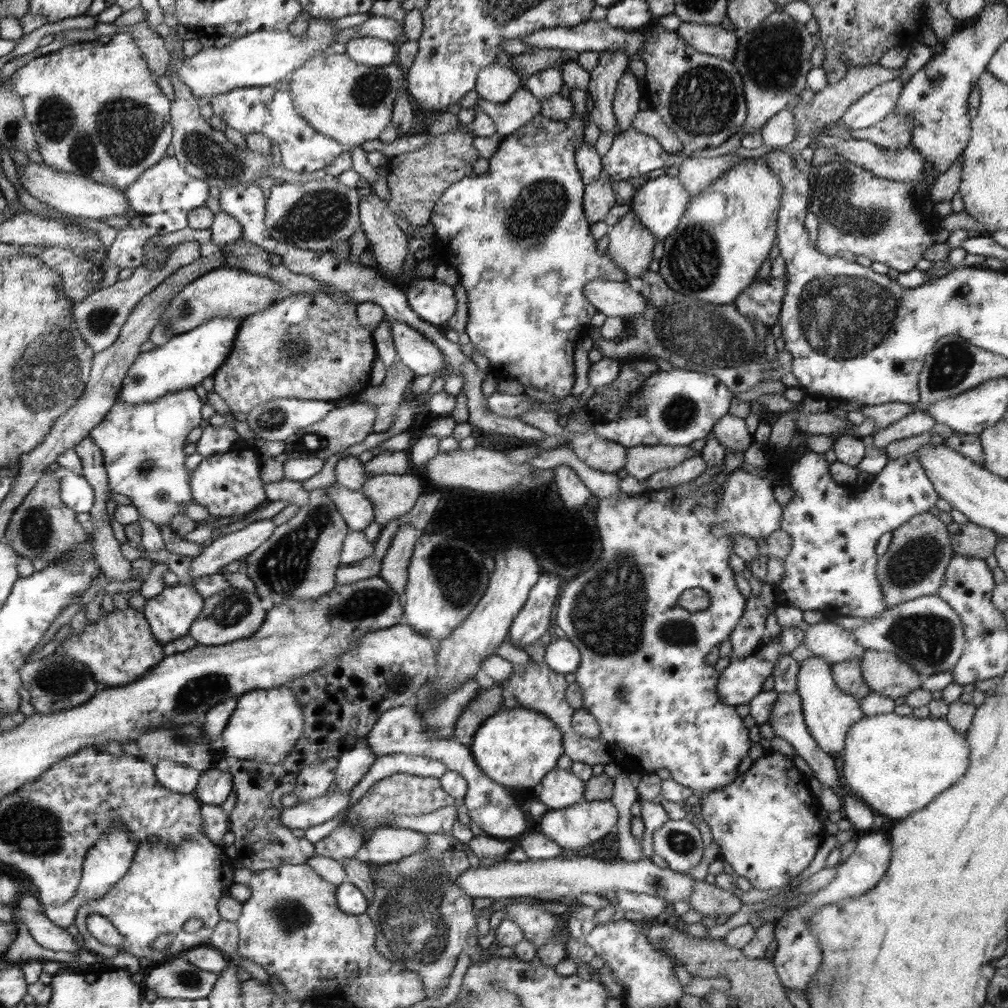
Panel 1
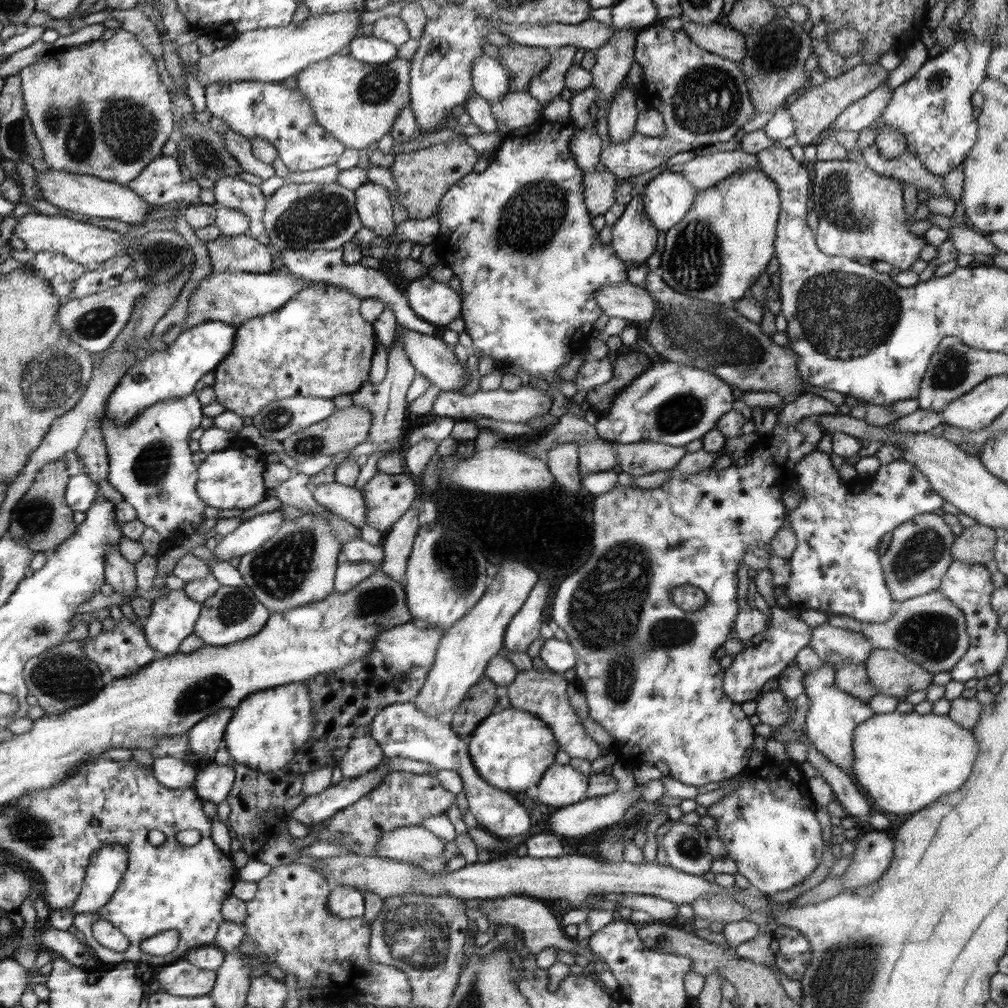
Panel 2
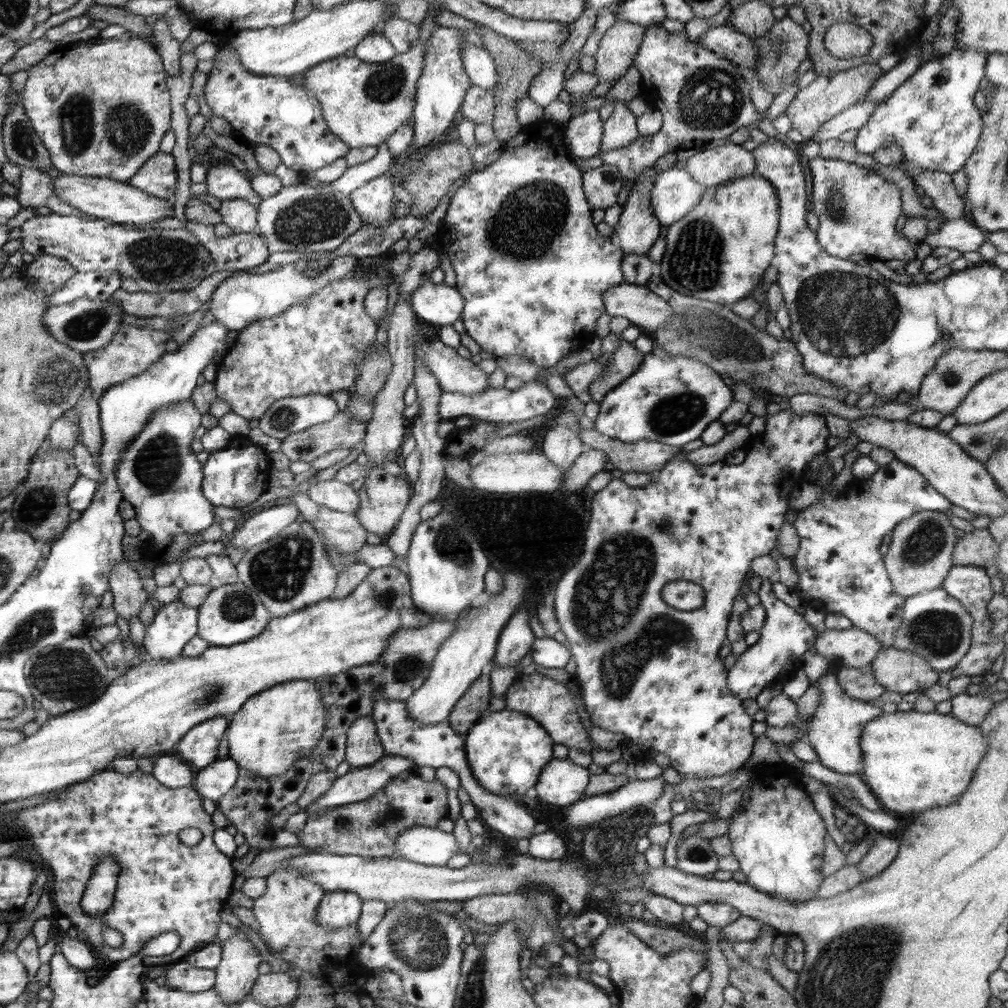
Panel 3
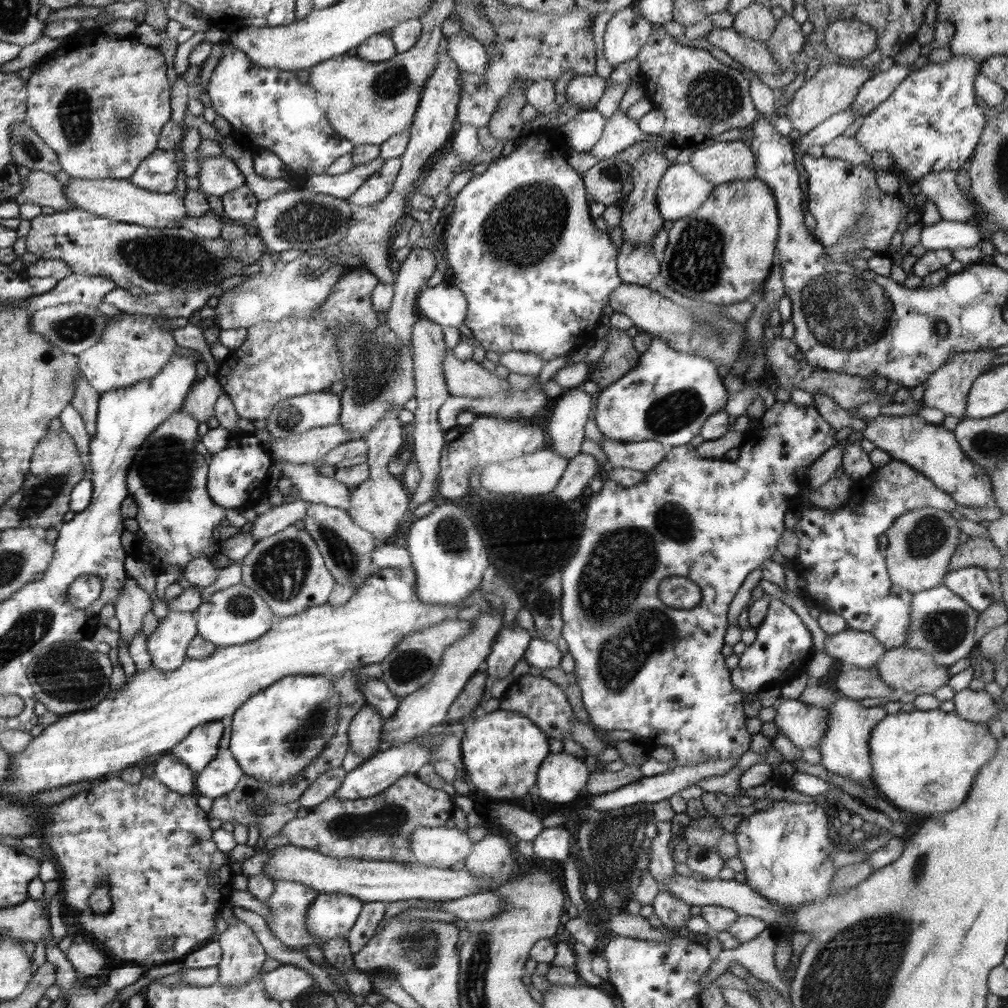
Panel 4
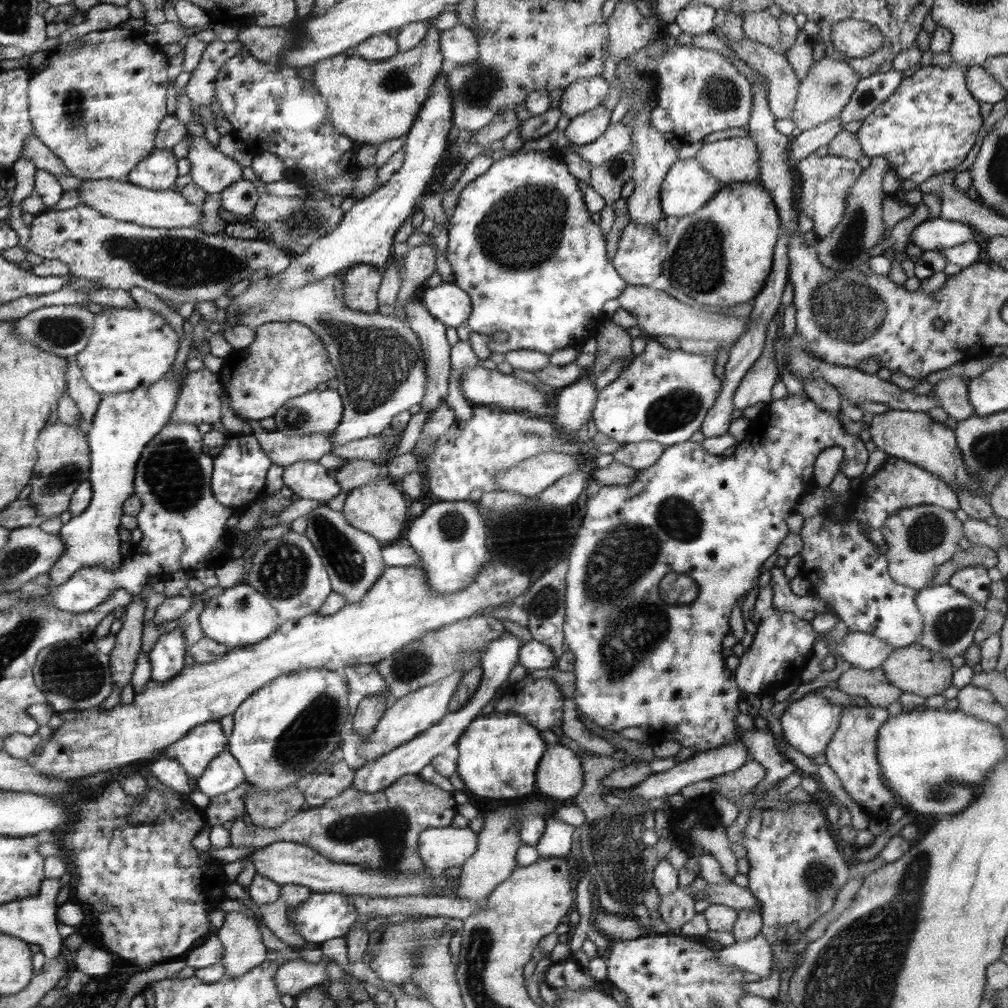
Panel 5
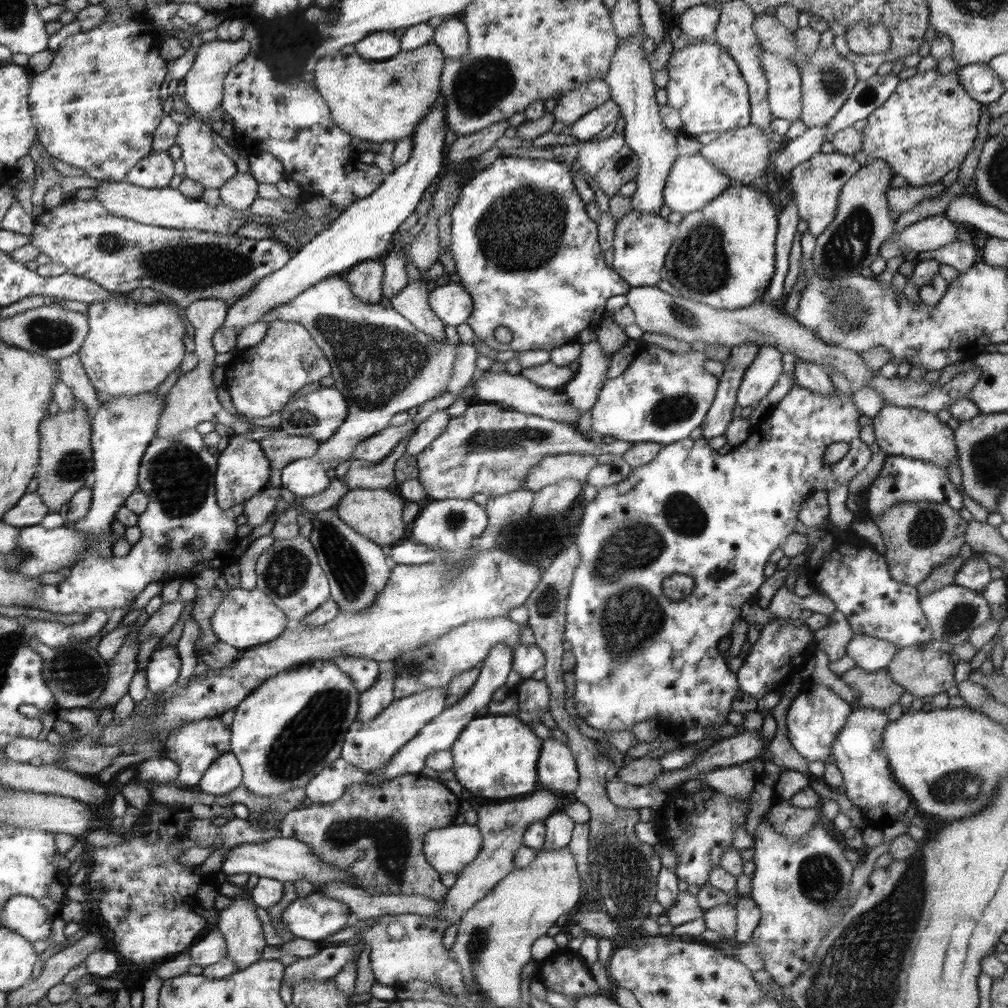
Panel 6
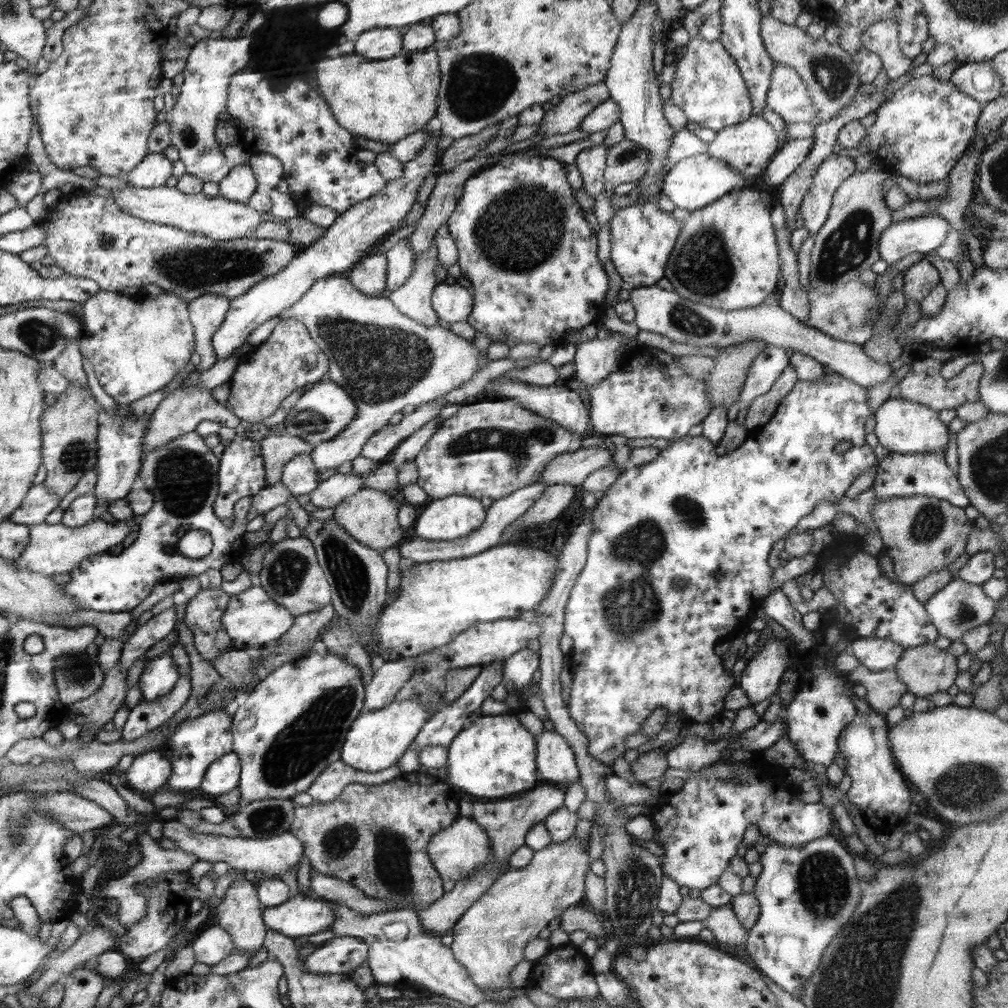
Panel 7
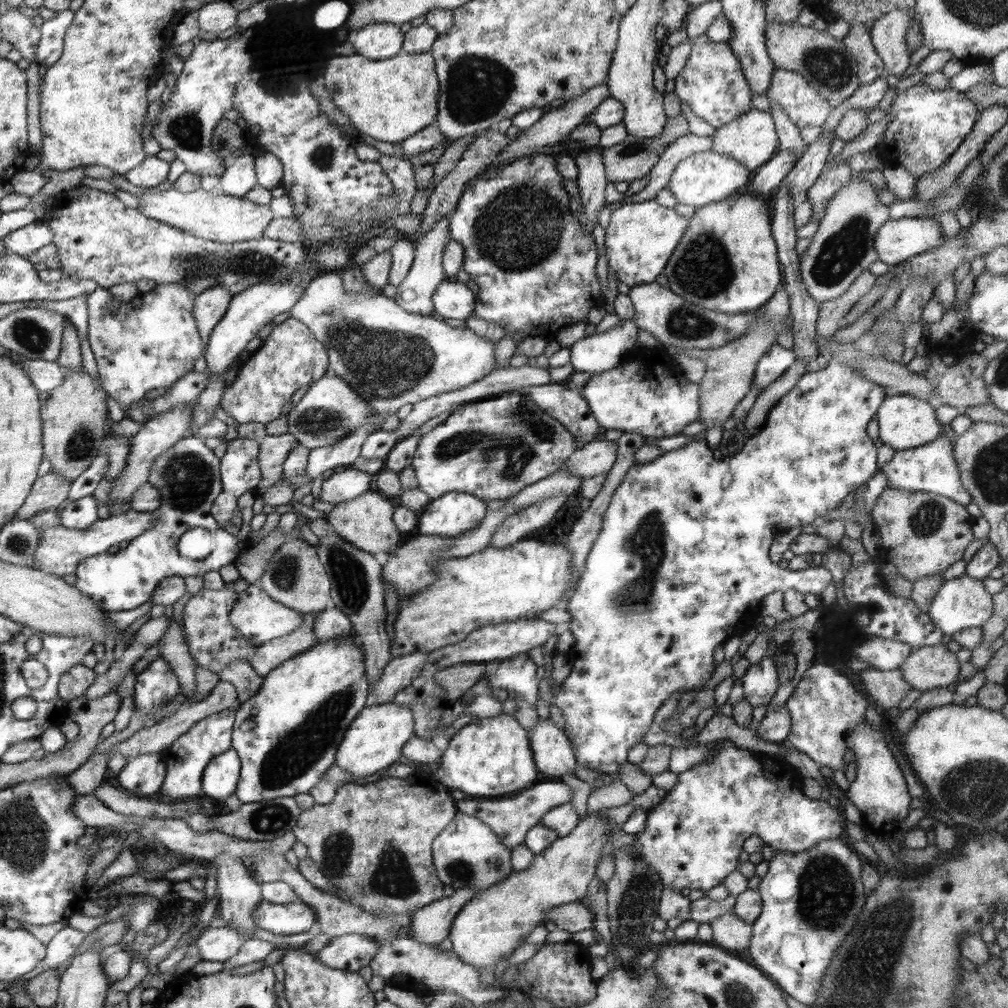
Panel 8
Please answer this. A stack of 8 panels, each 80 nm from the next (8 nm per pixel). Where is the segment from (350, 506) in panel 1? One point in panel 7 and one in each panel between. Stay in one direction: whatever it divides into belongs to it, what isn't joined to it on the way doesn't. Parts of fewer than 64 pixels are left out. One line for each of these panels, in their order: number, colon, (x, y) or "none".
2: (349, 503)
3: (333, 494)
4: (316, 485)
5: (309, 479)
6: (305, 477)
7: (299, 475)

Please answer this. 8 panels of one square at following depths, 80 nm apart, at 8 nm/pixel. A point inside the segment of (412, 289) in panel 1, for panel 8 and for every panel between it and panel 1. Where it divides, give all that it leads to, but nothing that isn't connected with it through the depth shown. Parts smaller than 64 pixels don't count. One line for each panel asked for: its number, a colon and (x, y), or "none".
2: (436, 302)
3: (436, 304)
4: (446, 304)
5: (448, 303)
6: (452, 303)
7: (453, 303)
8: (453, 299)

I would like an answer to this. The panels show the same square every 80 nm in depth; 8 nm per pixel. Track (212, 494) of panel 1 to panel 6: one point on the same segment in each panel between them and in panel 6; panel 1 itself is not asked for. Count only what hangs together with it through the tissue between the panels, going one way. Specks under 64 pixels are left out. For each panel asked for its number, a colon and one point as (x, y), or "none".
2: (232, 478)
3: (234, 477)
4: (238, 474)
5: (240, 468)
6: (242, 467)

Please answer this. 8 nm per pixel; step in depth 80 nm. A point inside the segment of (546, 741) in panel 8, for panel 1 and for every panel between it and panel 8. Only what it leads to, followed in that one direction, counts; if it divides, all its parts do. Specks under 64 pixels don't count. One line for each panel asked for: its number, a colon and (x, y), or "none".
1: (560, 788)
2: (561, 785)
3: (562, 782)
4: (562, 777)
5: (559, 774)
6: (556, 769)
7: (555, 760)

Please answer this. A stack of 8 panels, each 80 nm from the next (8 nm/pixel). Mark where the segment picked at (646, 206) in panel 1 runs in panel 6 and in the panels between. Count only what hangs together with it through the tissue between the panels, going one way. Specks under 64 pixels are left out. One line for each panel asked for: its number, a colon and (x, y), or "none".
2: (667, 197)
3: (675, 193)
4: (682, 190)
5: (688, 186)
6: (693, 181)

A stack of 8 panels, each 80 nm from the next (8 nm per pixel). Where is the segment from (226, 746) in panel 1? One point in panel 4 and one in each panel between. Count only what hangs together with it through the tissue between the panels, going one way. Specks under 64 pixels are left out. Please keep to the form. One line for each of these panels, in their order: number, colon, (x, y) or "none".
2: (267, 729)
3: (269, 734)
4: (277, 733)

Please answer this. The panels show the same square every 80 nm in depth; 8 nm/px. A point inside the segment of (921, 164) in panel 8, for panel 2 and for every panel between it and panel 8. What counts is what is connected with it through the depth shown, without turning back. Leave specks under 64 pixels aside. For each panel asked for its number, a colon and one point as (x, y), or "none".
2: (933, 110)
3: (932, 116)
4: (931, 122)
5: (927, 127)
6: (927, 126)
7: (922, 131)

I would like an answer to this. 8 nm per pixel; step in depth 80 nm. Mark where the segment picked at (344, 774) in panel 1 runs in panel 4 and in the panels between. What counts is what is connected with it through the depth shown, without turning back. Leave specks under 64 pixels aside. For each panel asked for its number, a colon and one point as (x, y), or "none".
2: (364, 753)
3: (365, 746)
4: (364, 733)

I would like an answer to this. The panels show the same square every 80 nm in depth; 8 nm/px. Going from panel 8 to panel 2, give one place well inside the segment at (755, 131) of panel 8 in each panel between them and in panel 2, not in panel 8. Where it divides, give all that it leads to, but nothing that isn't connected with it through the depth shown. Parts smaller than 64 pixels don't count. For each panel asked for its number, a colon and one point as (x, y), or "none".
2: (705, 171)
3: (721, 162)
4: (722, 162)
5: (730, 160)
6: (742, 153)
7: (748, 146)

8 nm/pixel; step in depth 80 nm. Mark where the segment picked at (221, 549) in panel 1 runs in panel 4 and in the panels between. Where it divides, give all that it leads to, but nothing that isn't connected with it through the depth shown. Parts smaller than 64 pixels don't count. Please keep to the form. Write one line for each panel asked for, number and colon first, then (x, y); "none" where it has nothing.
2: (251, 534)
3: (263, 524)
4: (266, 524)

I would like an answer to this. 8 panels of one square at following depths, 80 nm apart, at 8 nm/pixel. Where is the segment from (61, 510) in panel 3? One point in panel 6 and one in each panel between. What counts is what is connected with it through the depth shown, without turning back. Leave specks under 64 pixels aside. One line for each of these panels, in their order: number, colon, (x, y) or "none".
4: (57, 468)
5: (63, 457)
6: (66, 452)

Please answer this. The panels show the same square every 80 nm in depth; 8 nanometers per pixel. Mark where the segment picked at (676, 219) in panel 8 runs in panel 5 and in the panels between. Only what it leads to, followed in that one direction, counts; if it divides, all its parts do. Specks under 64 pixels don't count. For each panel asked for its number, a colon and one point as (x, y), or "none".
5: (638, 260)
6: (642, 240)
7: (642, 236)

